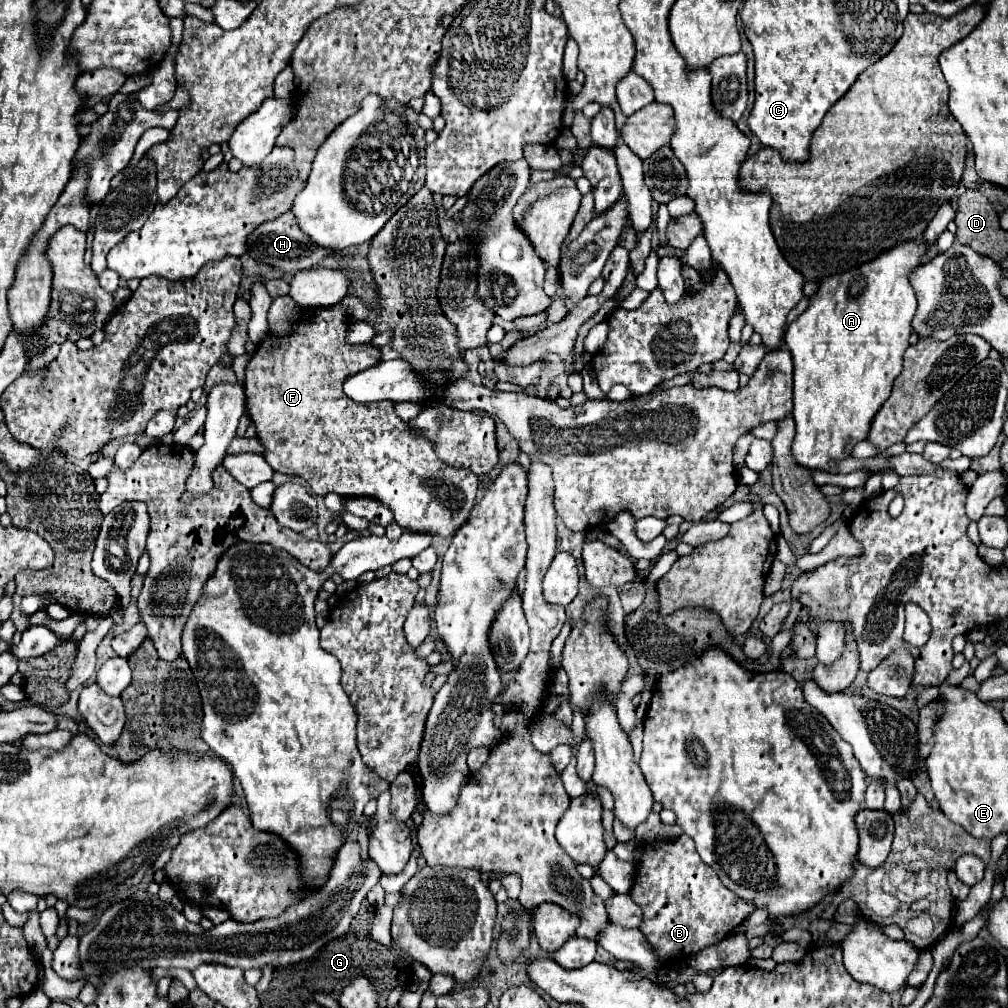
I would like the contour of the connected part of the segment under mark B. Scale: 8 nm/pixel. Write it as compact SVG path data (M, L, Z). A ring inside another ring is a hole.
M686 834L674 840L660 840L660 842L644 844L644 856L636 868L636 880L630 890L630 896L644 912L644 920L640 924L642 934L660 952L662 958L690 956L690 954L700 952L706 946L718 944L720 940L726 938L726 934L738 928L754 912L752 902L744 902L742 898L736 898L736 894L724 888L718 874L700 860L692 838L688 838Z

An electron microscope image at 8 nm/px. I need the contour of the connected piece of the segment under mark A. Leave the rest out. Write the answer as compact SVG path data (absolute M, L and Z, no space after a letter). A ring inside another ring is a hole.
M922 240L900 242L900 246L892 246L892 250L878 254L874 260L854 270L820 280L818 290L806 298L806 310L786 328L784 344L794 358L796 438L792 454L800 466L806 466L808 470L836 472L834 464L848 458L850 448L868 436L870 422L880 404L888 400L892 382L902 368L902 356L910 346L912 318L916 316L918 302L908 278L914 268L926 264L924 258L930 248L932 246Z

